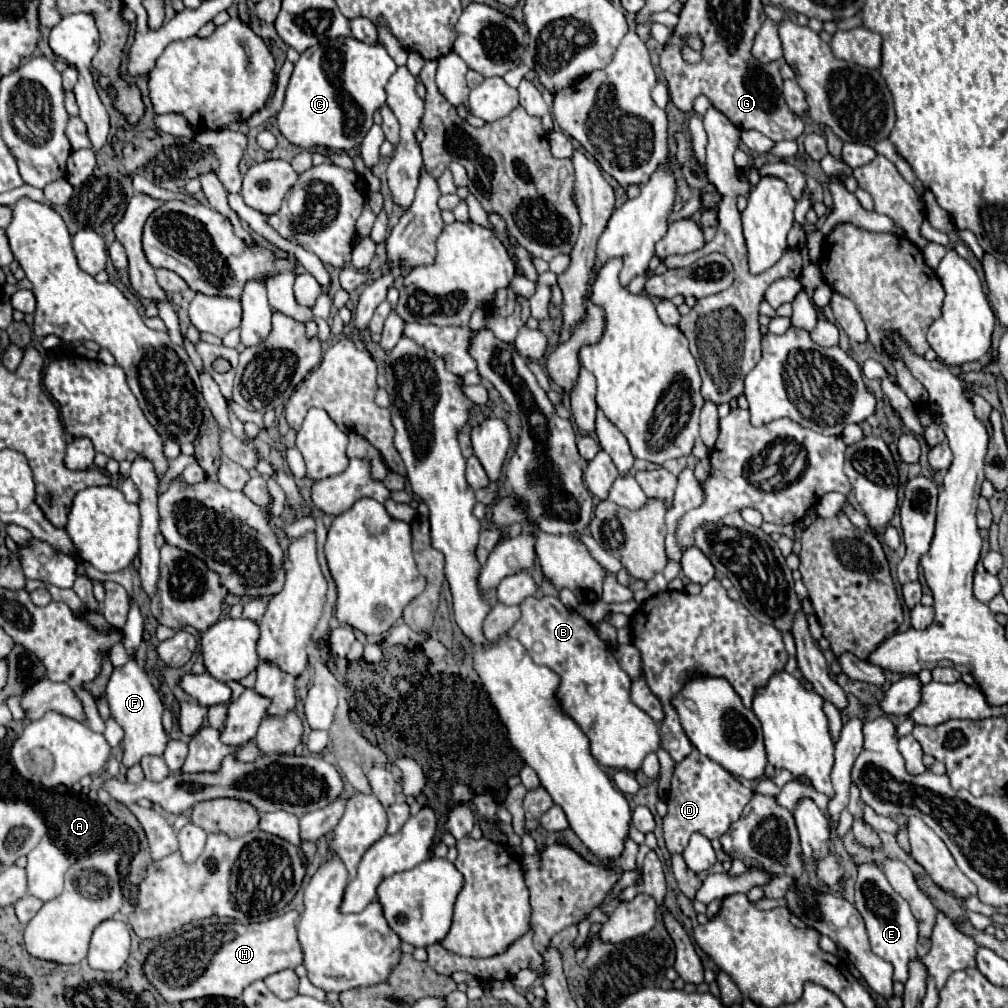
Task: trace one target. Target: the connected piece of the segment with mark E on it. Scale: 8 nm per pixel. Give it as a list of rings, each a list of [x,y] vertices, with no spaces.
[[[865,862],[857,866],[855,906],[865,920],[873,954],[877,954],[895,968],[893,982],[905,984],[909,978],[909,962],[917,958],[917,920],[913,918],[907,900],[903,900],[891,888],[885,874],[879,868],[875,868],[875,864]]]

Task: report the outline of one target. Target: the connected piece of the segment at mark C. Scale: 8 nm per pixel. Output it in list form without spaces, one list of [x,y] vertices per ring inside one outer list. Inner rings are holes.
[[[347,36],[307,48],[295,62],[285,104],[277,114],[281,134],[305,150],[351,150],[359,146],[373,126],[373,112],[385,104],[385,84],[395,70],[397,64],[381,42],[371,46]]]

